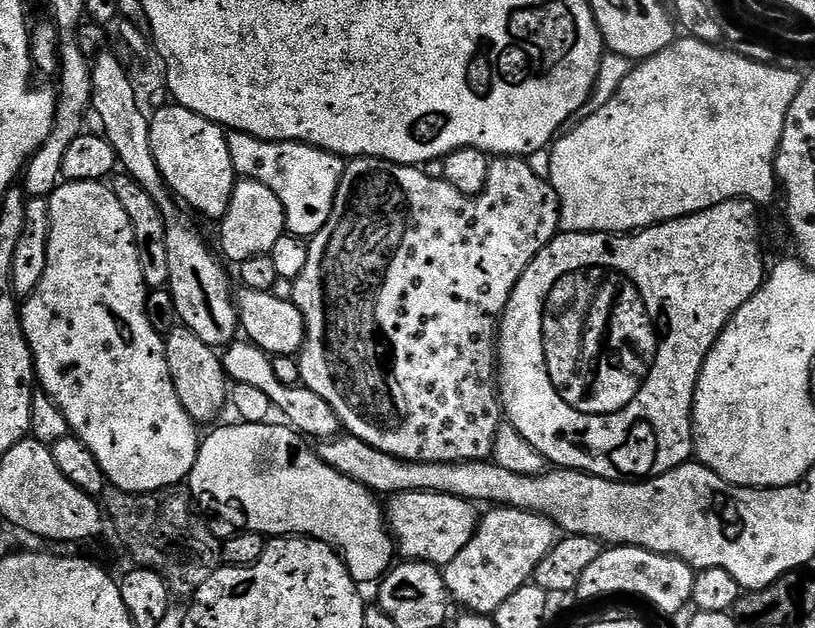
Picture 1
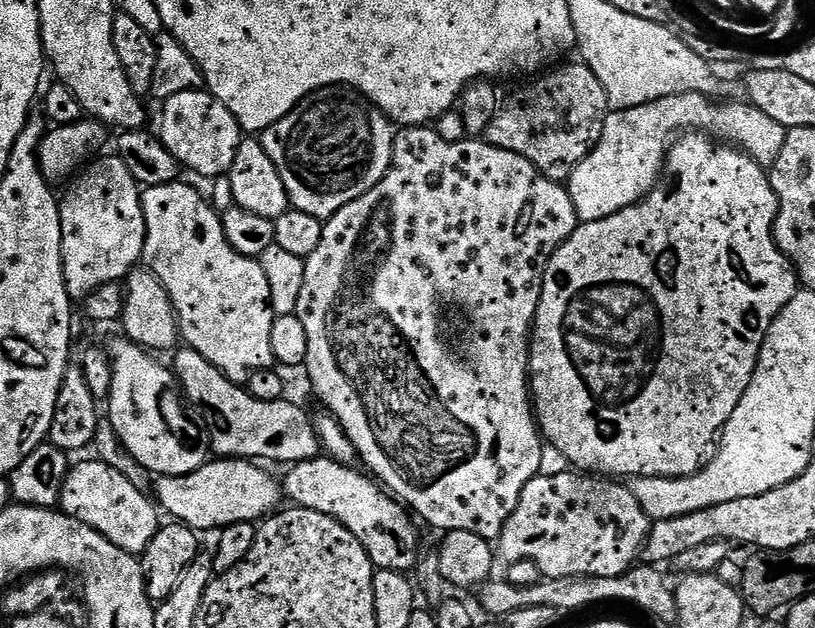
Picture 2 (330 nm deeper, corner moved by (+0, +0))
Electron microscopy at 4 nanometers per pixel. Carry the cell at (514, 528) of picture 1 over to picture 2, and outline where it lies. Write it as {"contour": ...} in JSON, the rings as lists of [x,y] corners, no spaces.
{"contour":[[[576,470],[553,477],[539,475],[522,490],[522,498],[518,498],[514,514],[510,514],[506,526],[500,532],[498,552],[505,556],[508,564],[523,560],[534,562],[541,577],[549,580],[571,576],[618,578],[629,572],[641,559],[652,525],[653,521],[648,519],[646,510],[638,506],[638,498],[630,494],[627,483],[601,478],[596,474],[581,474]]]}

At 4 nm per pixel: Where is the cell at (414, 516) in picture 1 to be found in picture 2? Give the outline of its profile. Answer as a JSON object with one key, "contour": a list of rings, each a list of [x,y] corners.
{"contour":[[[331,458],[304,460],[301,464],[291,465],[285,471],[288,473],[282,476],[283,495],[287,499],[289,496],[295,507],[318,510],[318,514],[326,514],[346,526],[346,530],[362,542],[373,569],[385,568],[403,573],[415,569],[422,556],[420,536],[416,533],[417,521],[410,515],[409,509],[375,479],[354,469]]]}

